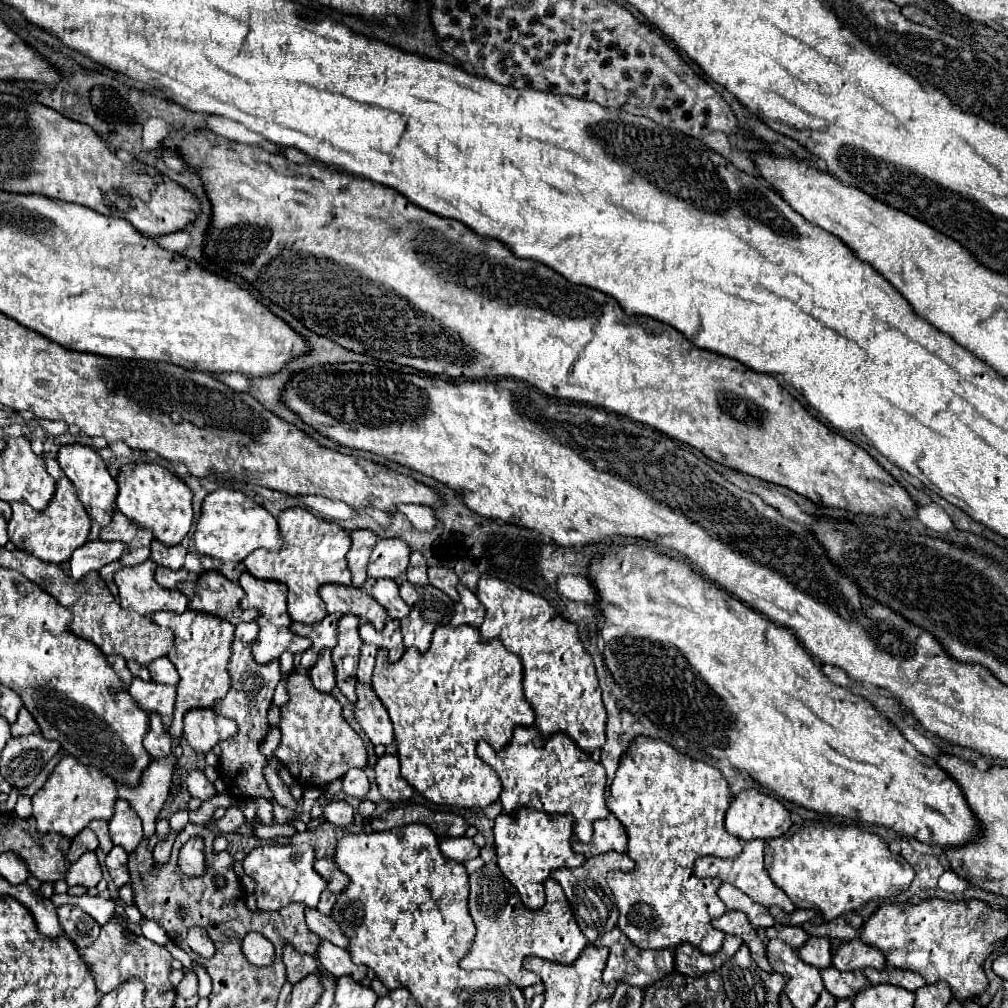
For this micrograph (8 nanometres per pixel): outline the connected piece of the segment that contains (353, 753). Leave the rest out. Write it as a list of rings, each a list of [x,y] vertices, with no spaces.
[[[294,671],[288,677],[288,703],[280,707],[280,733],[282,741],[274,751],[274,757],[290,771],[302,789],[314,789],[314,785],[328,785],[342,777],[352,767],[366,767],[368,753],[360,735],[348,725],[342,715],[342,705],[330,695],[320,693],[308,673]]]

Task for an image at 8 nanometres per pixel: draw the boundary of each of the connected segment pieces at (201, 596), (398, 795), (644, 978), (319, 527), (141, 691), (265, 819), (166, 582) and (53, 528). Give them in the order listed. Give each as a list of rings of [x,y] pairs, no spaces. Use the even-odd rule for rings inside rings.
[[[204,571],[198,581],[180,583],[178,589],[190,599],[190,609],[194,611],[216,615],[234,625],[242,621],[238,603],[244,597],[244,591],[238,583],[226,579],[218,571]],[[228,609],[232,609],[232,613],[226,613]]]
[[[384,753],[382,757],[378,757],[374,771],[376,771],[378,789],[384,799],[404,801],[404,799],[410,799],[410,795],[414,793],[410,783],[400,775],[400,761],[396,755]]]
[[[614,927],[610,933],[604,933],[602,937],[598,937],[598,941],[594,941],[594,945],[604,945],[610,949],[608,955],[608,963],[604,969],[604,981],[606,983],[614,983],[614,981],[624,981],[628,985],[636,985],[640,989],[650,987],[654,981],[658,981],[660,977],[666,977],[668,973],[674,971],[674,951],[672,949],[658,949],[658,951],[642,951],[636,945],[632,945],[628,941],[626,935],[622,935],[622,931],[618,927]]]
[[[288,507],[278,515],[278,525],[282,531],[284,545],[278,553],[272,551],[254,551],[244,559],[246,571],[256,579],[280,581],[288,585],[288,613],[292,621],[314,625],[326,617],[326,607],[320,599],[320,587],[326,583],[350,585],[350,569],[346,563],[346,553],[350,549],[350,533],[344,531],[338,523],[326,521],[310,513],[304,507]]]
[[[140,677],[132,679],[132,685],[128,687],[130,697],[148,713],[158,711],[162,715],[162,723],[168,731],[176,701],[176,687],[174,685],[162,685],[156,681],[142,681]]]
[[[254,801],[256,807],[258,807],[258,819],[266,825],[272,825],[274,823],[274,817],[272,817],[272,805],[270,801]]]
[[[158,567],[156,573],[156,583],[160,587],[166,587],[166,589],[174,589],[180,581],[186,581],[188,577],[188,571],[186,569],[178,569],[178,571],[172,571],[172,569],[166,569],[166,567]]]
[[[62,477],[58,479],[56,493],[46,509],[34,511],[26,503],[12,503],[12,519],[8,521],[8,537],[18,549],[28,551],[42,561],[60,565],[62,561],[68,561],[72,553],[86,543],[90,525],[92,525],[92,519],[86,513],[84,505],[80,503],[76,489],[72,487],[70,479]]]

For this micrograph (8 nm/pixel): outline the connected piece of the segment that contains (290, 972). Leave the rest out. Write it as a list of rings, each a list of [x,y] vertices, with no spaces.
[[[292,947],[284,949],[284,965],[288,983],[298,983],[302,977],[316,973],[316,959],[310,955],[300,955]]]

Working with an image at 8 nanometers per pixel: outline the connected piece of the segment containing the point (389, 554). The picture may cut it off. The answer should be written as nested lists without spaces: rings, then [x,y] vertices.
[[[382,539],[376,543],[370,563],[368,577],[372,579],[396,579],[408,567],[410,547],[404,539]]]

